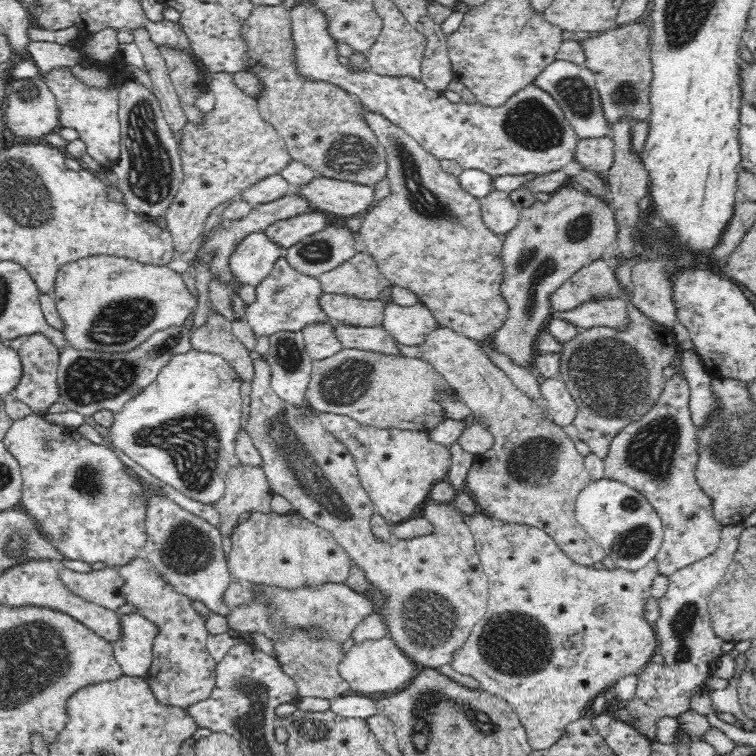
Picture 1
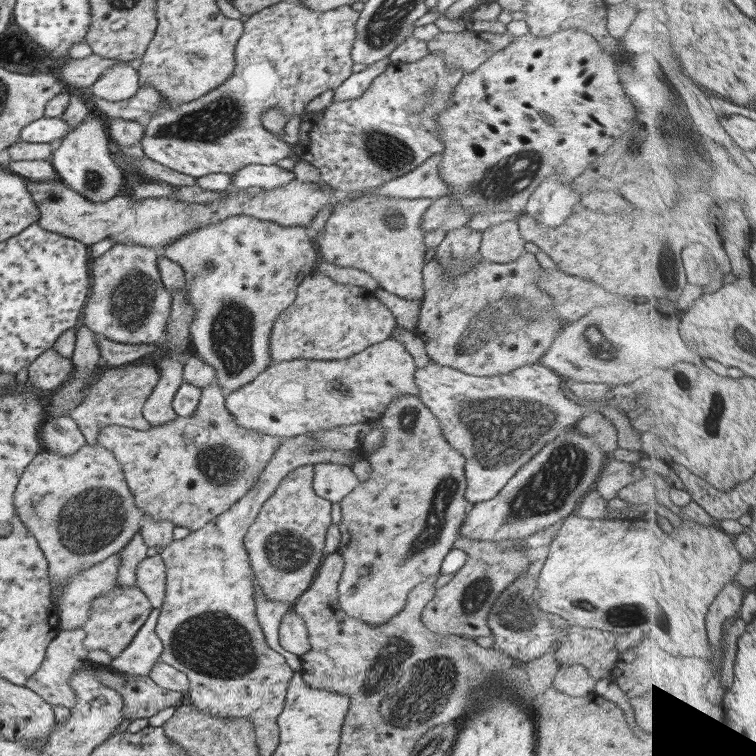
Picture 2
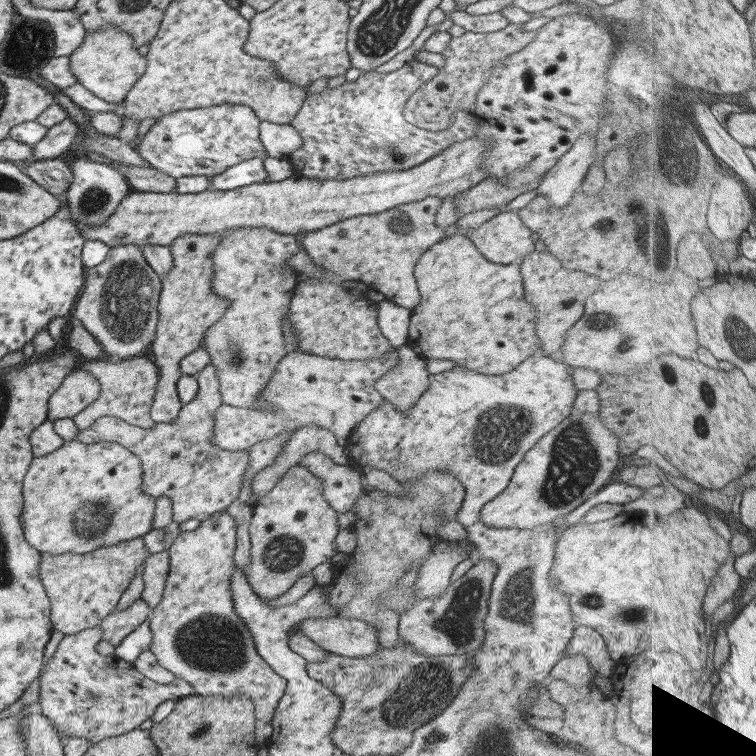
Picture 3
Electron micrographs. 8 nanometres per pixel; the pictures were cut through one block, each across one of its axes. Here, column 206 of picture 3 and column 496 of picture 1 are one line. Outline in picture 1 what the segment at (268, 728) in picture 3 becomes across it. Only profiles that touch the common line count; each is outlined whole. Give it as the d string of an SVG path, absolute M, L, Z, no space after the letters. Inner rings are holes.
M482 513L468 516L466 521L475 538L475 549L478 552L481 566L489 580L489 599L487 610L485 611L485 622L476 625L476 628L472 629L468 640L454 652L451 667L460 674L474 677L478 681L480 689L504 699L518 715L518 719L520 719L522 726L525 728L531 750L546 750L556 744L557 740L560 740L568 724L586 714L597 696L608 689L610 690L619 678L628 675L638 676L643 673L652 656L656 654L659 639L657 638L654 623L645 619L644 609L646 602L652 597L650 595L652 582L659 575L657 563L655 561L648 562L646 566L634 571L618 566L612 569L607 569L605 566L604 568L584 566L583 564L574 563L566 555L566 552L560 550L557 542L541 528L534 528L517 522L504 522Z

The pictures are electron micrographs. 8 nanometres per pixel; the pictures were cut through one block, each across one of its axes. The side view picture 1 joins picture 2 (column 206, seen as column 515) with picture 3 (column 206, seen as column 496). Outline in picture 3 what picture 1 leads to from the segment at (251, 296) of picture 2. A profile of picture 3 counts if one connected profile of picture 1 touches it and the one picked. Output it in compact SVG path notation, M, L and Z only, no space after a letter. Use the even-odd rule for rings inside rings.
M237 227L220 232L220 243L210 252L212 258L211 291L219 299L229 300L225 314L203 332L200 347L209 355L218 380L218 389L222 404L235 408L263 410L264 402L260 392L269 380L275 365L289 352L290 344L281 333L281 317L287 312L291 296L297 286L297 276L286 260L299 252L298 236L275 232L267 227Z

